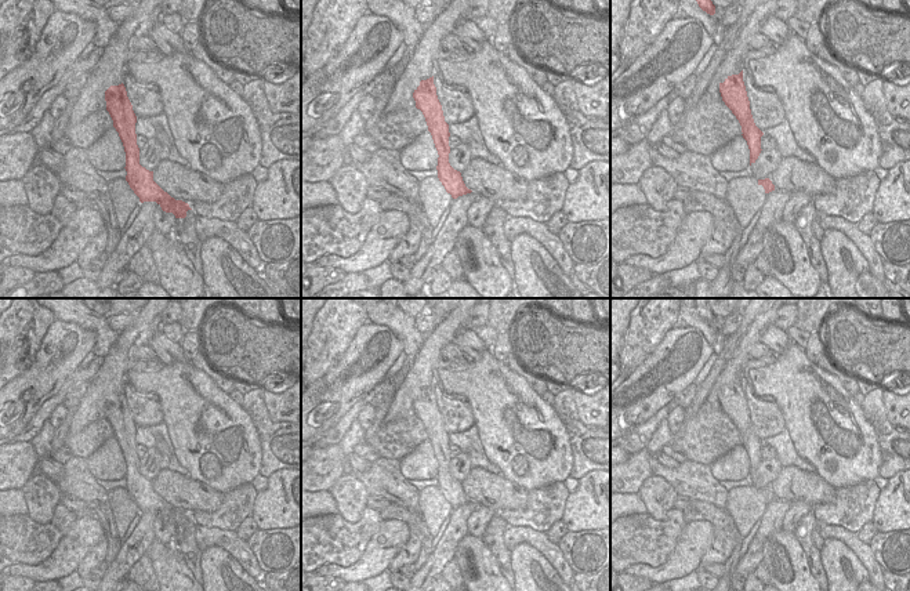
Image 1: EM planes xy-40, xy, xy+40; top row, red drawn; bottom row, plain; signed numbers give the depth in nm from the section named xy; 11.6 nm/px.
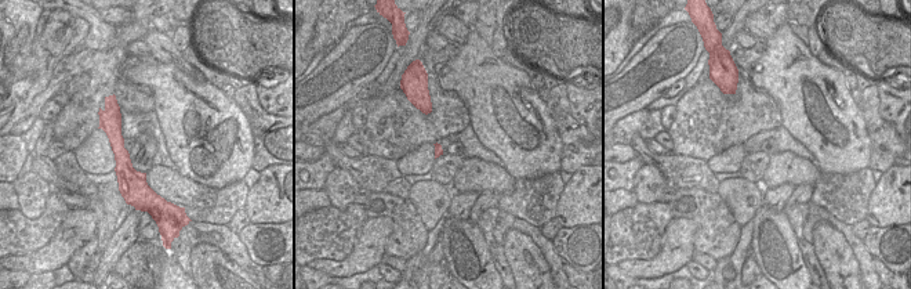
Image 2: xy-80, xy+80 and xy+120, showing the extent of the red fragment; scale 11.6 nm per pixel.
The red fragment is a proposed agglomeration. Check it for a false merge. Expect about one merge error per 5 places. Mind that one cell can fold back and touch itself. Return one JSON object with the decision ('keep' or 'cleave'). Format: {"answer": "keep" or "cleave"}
{"answer": "keep"}

